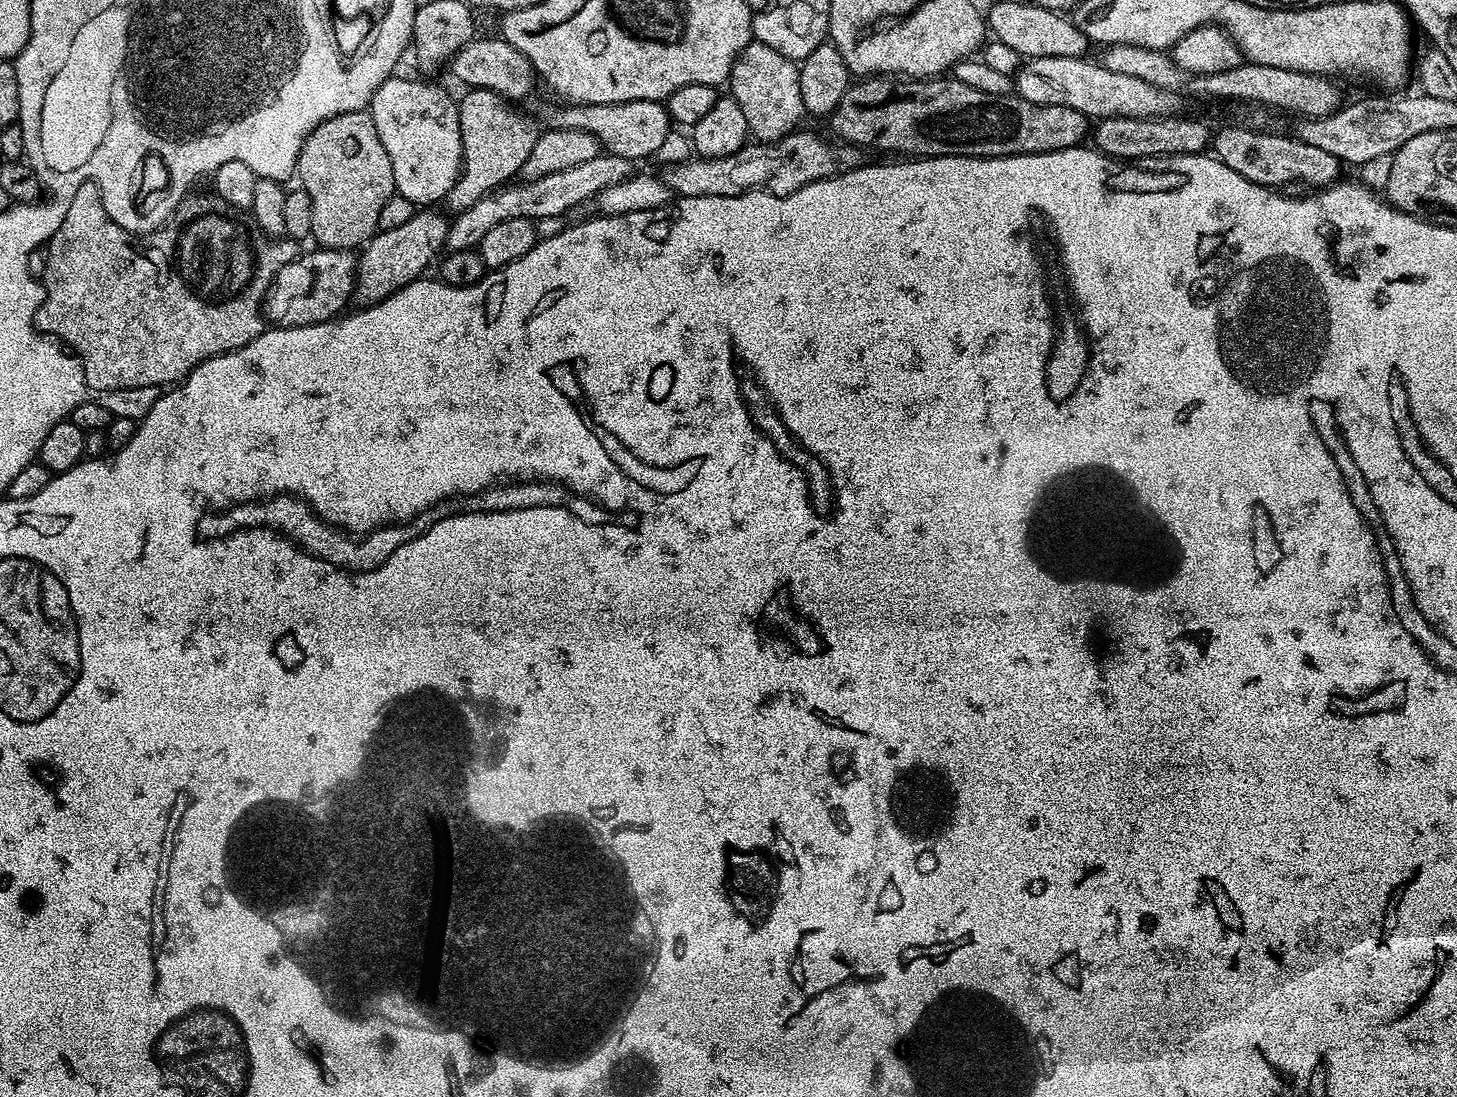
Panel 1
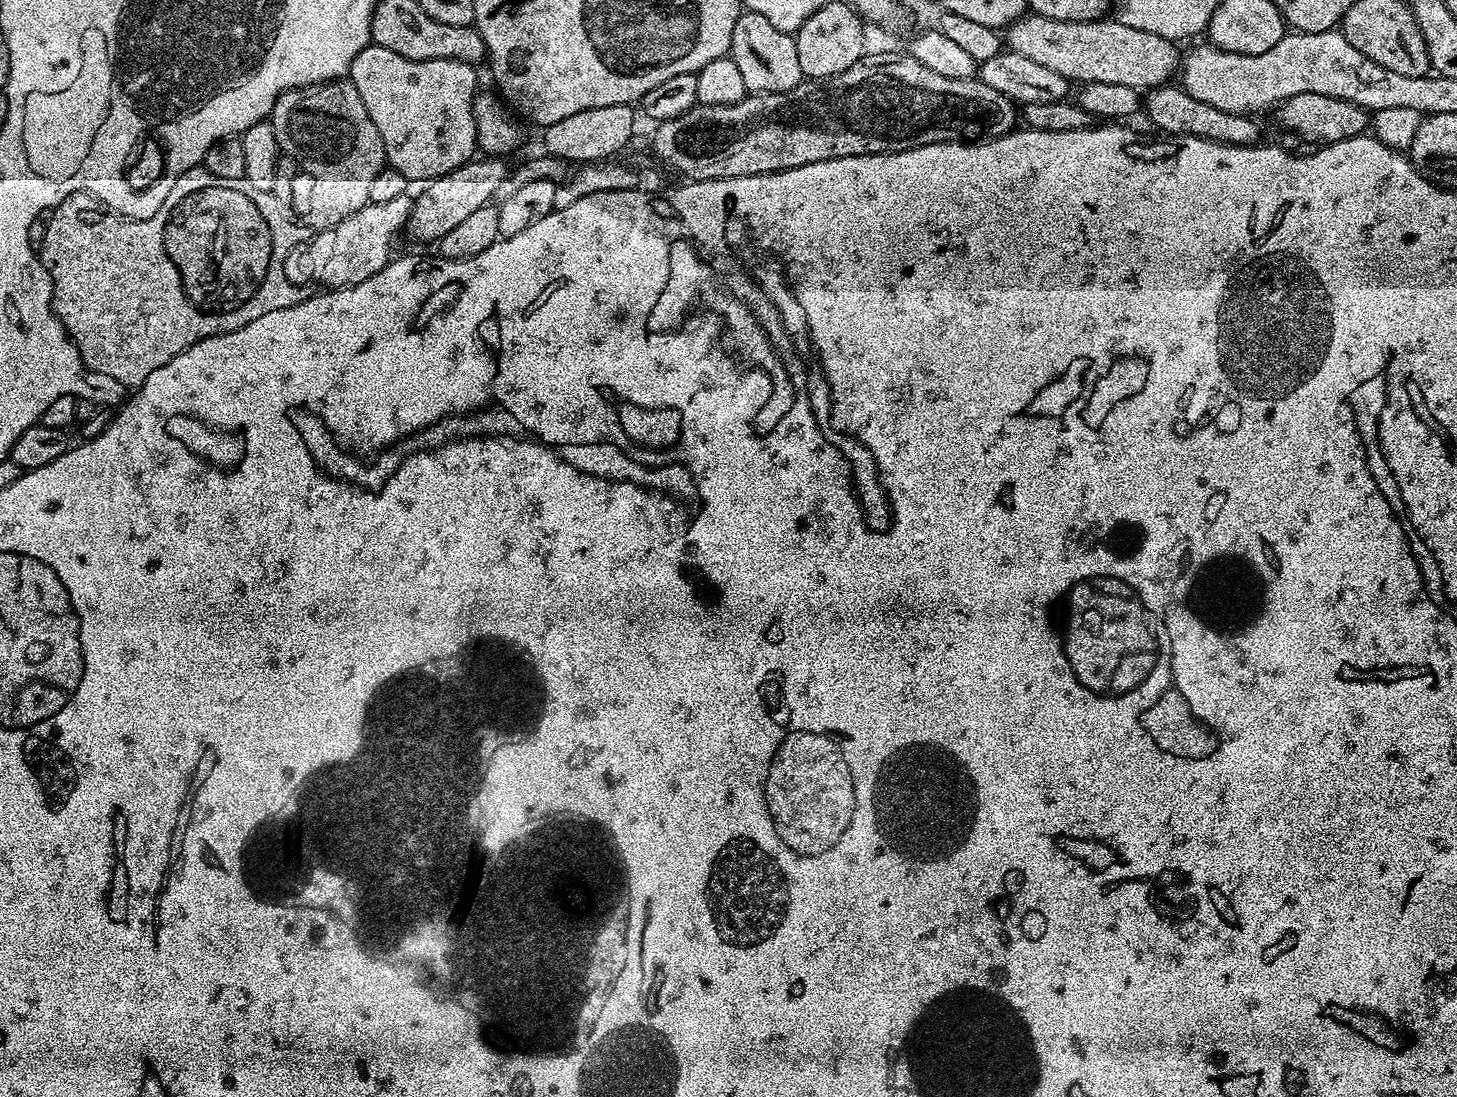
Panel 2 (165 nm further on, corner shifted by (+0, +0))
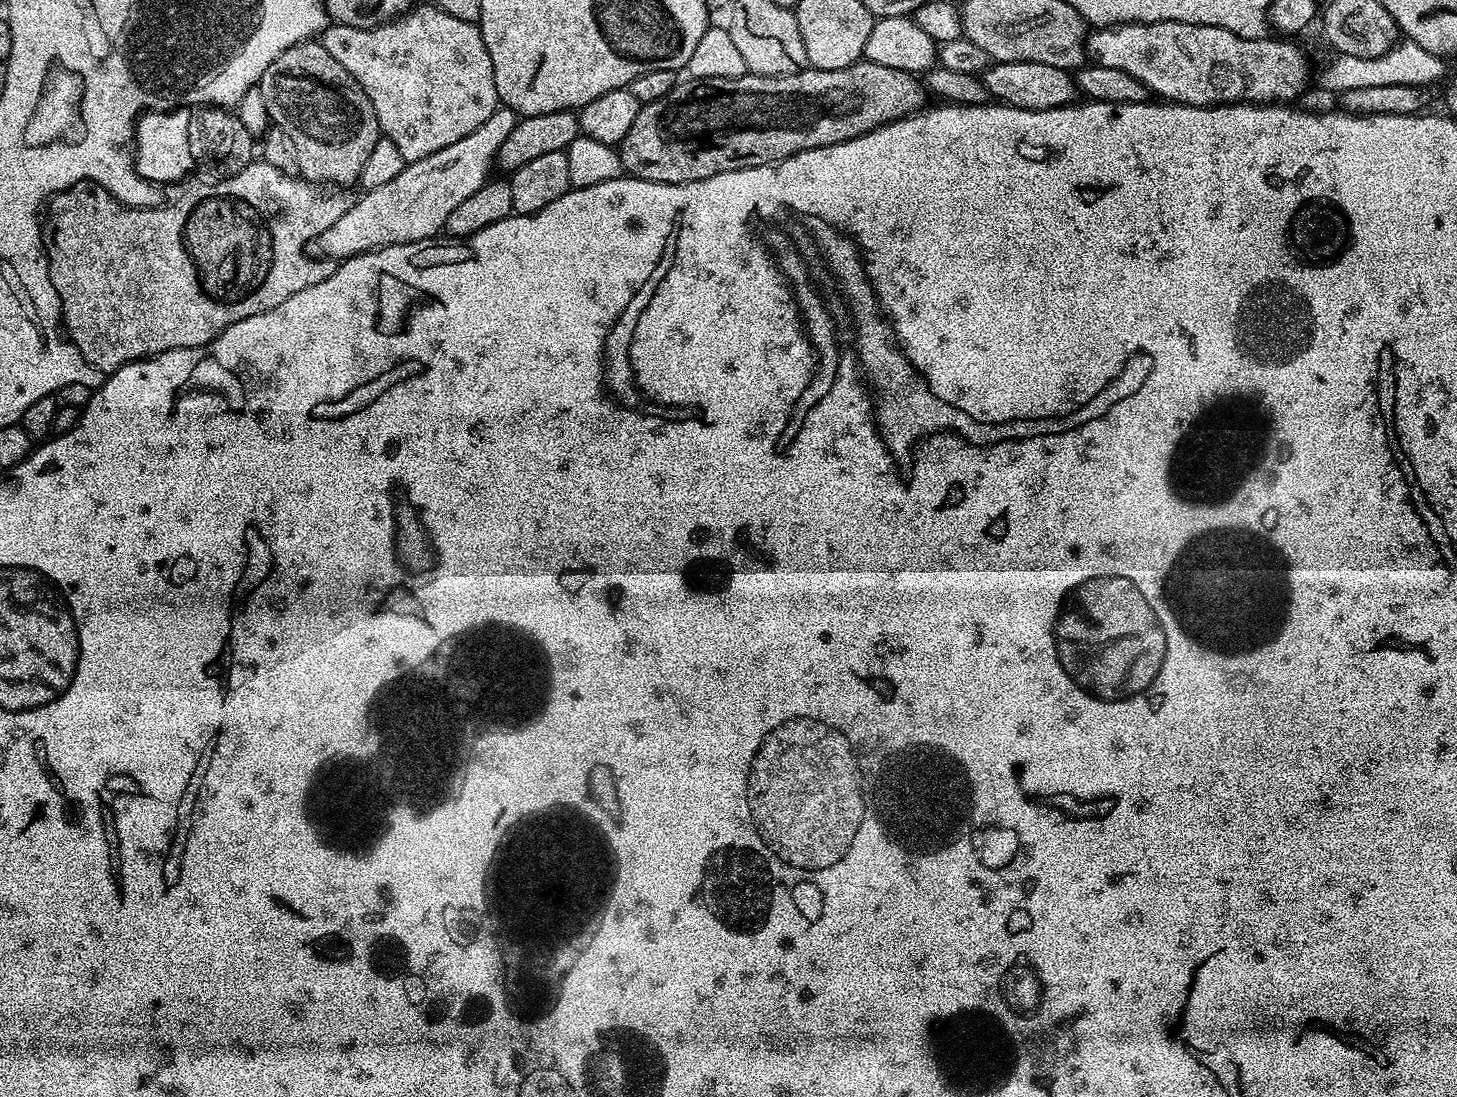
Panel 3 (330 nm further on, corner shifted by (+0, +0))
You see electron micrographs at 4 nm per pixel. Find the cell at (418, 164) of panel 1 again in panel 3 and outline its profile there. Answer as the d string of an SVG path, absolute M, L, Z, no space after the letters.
M435 3L419 4L404 15L373 28L355 28L332 22L322 33L324 48L330 50L330 55L346 66L354 82L366 90L366 98L370 98L370 106L374 106L383 139L394 142L406 162L454 146L458 138L466 138L470 130L478 130L500 104L494 86L494 66L490 66L490 50L486 50L486 42L482 42L479 27L453 18Z

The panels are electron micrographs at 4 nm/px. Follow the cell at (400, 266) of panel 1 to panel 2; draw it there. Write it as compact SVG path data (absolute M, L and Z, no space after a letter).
M473 158L467 164L458 166L458 170L450 170L450 174L442 174L437 180L427 181L421 187L424 189L421 190L420 197L415 197L412 213L408 215L406 236L412 240L421 240L424 244L430 243L431 240L432 243L438 242L443 236L450 234L454 226L460 225L469 214L474 214L474 210L493 203L498 186L502 186L510 171L509 165L506 166L504 163L505 161L500 158Z

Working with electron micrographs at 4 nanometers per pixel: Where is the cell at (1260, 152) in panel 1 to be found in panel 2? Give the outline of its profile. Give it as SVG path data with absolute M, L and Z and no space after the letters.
M1169 82L1160 85L1158 88L1147 89L1146 95L1142 100L1143 115L1148 115L1148 120L1157 128L1157 133L1167 134L1168 136L1193 136L1194 138L1206 138L1213 140L1219 144L1246 144L1256 146L1261 143L1260 128L1255 124L1251 115L1243 112L1227 112L1226 110L1218 110L1214 106L1206 106L1206 102L1198 102L1198 98L1194 98L1185 88L1177 86L1175 83Z

